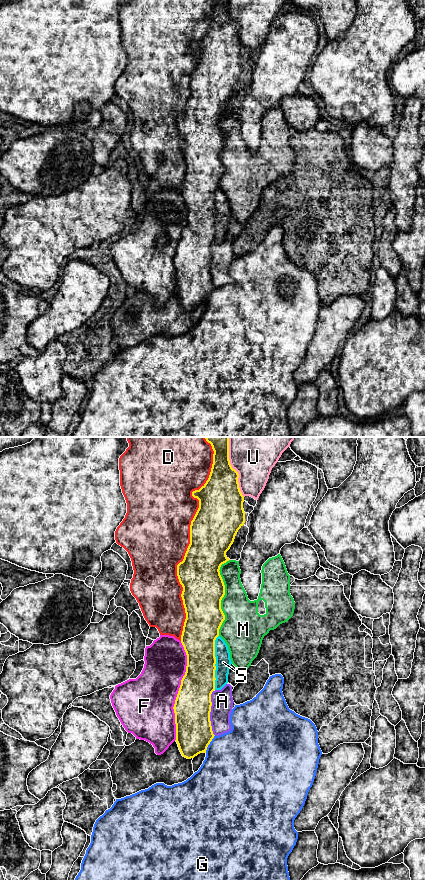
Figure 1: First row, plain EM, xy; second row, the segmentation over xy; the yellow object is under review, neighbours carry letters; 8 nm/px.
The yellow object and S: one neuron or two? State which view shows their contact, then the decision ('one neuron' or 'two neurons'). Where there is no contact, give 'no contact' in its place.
xy | two neurons

